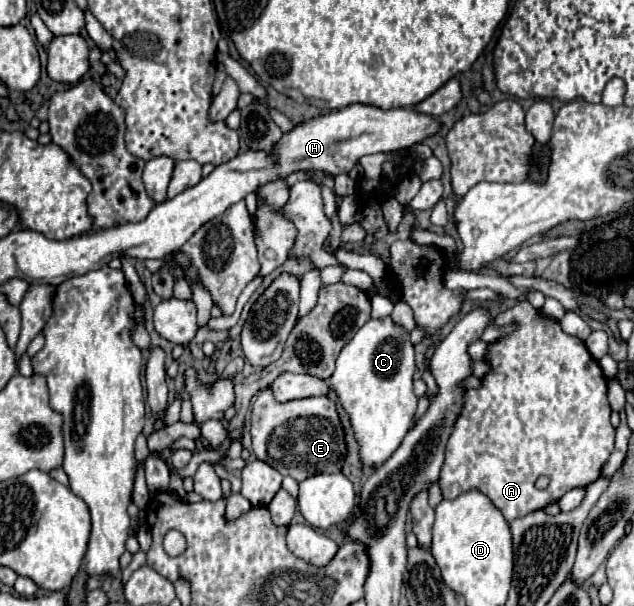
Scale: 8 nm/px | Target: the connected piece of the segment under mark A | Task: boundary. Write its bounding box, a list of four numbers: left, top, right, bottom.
[440,298,614,522]

